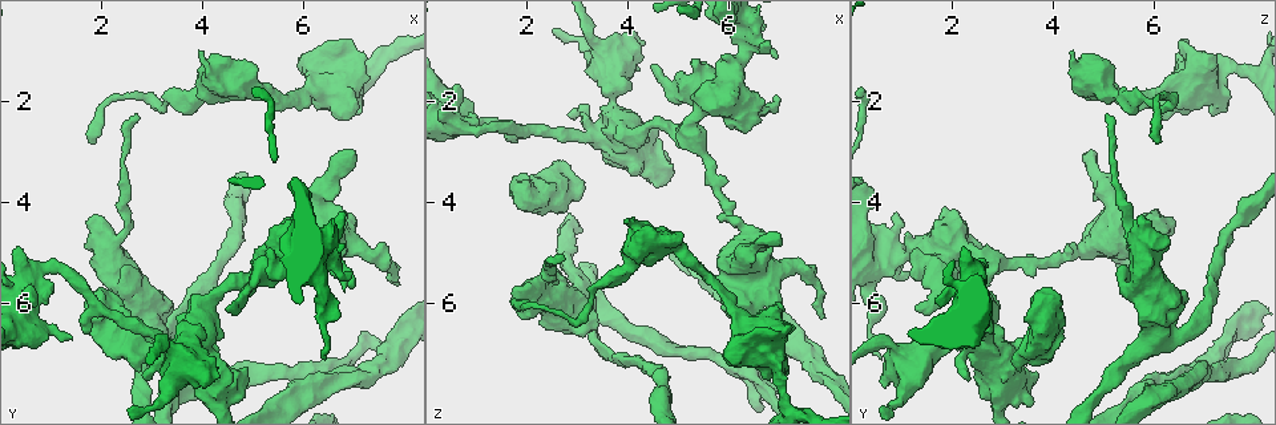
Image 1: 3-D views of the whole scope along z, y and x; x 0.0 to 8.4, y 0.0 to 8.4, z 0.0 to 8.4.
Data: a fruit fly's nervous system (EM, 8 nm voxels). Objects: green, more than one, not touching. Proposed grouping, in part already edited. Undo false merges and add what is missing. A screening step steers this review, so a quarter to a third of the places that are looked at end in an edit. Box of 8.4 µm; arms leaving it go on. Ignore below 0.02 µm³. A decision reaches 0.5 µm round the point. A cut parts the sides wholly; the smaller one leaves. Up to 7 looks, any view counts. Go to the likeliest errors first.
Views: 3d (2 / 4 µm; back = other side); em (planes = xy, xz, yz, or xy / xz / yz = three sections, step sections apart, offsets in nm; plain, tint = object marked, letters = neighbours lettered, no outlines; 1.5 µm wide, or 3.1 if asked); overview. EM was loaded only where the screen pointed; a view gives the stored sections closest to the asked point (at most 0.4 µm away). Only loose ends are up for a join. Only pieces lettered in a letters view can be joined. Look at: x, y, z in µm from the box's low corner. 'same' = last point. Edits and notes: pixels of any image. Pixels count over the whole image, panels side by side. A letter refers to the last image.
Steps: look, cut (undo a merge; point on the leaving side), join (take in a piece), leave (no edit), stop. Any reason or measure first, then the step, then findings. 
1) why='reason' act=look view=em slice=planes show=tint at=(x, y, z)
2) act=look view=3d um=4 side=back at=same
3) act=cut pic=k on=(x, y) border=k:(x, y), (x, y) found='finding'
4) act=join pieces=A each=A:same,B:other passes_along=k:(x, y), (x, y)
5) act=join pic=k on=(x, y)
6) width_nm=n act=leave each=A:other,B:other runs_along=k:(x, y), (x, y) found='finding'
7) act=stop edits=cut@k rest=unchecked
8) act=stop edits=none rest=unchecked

why='stops while still wide' act=look view=3d um=2 at=(2.05, 5.75, 3.75)

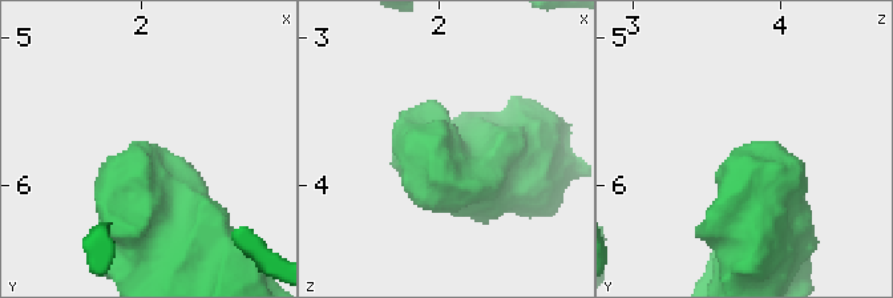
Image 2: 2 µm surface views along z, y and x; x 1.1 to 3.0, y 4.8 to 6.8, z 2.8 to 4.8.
act=look view=em slice=planes show=letters at=(1.98, 5.72, 3.72)

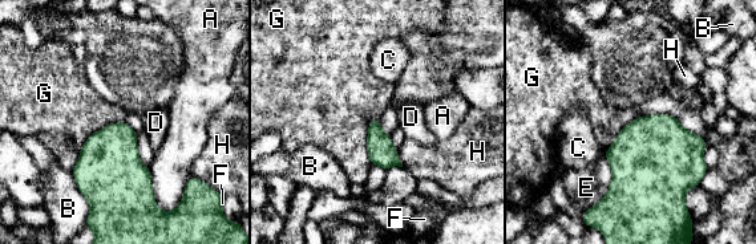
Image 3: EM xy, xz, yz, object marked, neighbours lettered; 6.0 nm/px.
act=leave each=A:other,B:other,C:other,D:other,E:other,F:other,G:other,H:other found='no lettered piece goes on from it'

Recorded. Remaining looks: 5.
why='an open end' act=look view=3d um=2 at=(7.85, 5.70, 6.35)

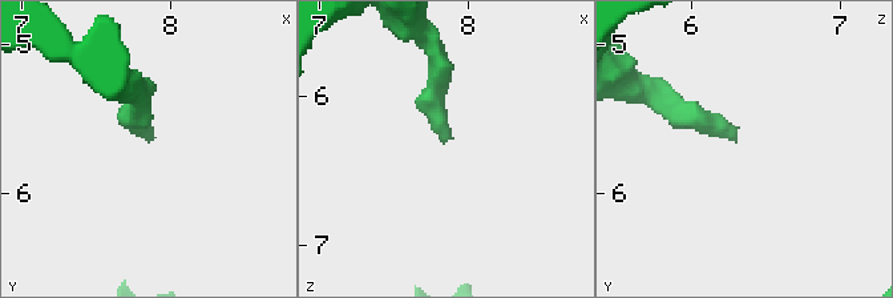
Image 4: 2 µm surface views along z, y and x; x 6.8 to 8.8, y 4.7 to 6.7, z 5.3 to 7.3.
why='now the EM' act=look view=em slice=planes show=letters at=(7.84, 5.66, 6.30)

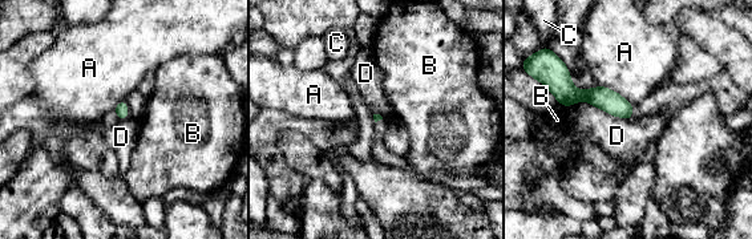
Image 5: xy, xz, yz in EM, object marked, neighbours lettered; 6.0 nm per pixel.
act=leave each=A:other,B:other,C:other,D:other border=5:(566, 105), (585, 100), (627, 120) found='none of them fits'

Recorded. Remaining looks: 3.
why='branch point' act=look view=em slice=planes show=letters at=(6.20, 7.60, 5.90)

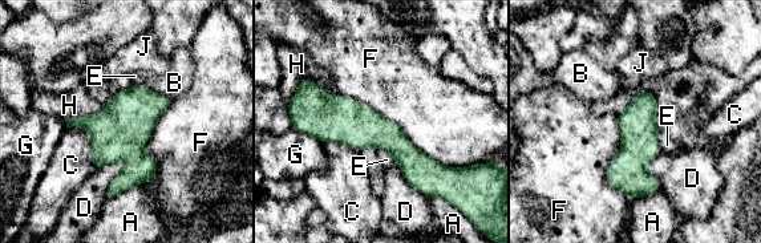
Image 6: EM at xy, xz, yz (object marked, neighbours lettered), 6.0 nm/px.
width_nm=220 act=leave each=A:other,B:other,C:other,D:other,E:other,F:other,G:other,H:other,J:other border=6:(338, 93), (456, 167) found='one neuron here'

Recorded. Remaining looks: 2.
act=stop edits=none rest=unchecked

